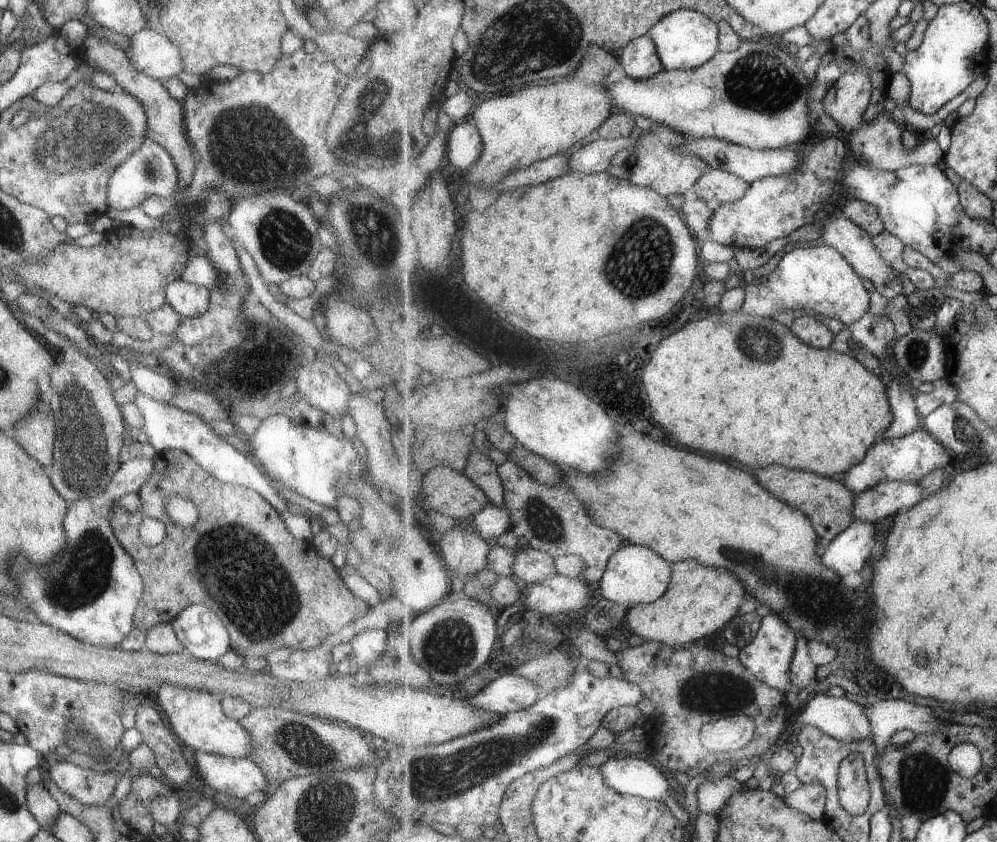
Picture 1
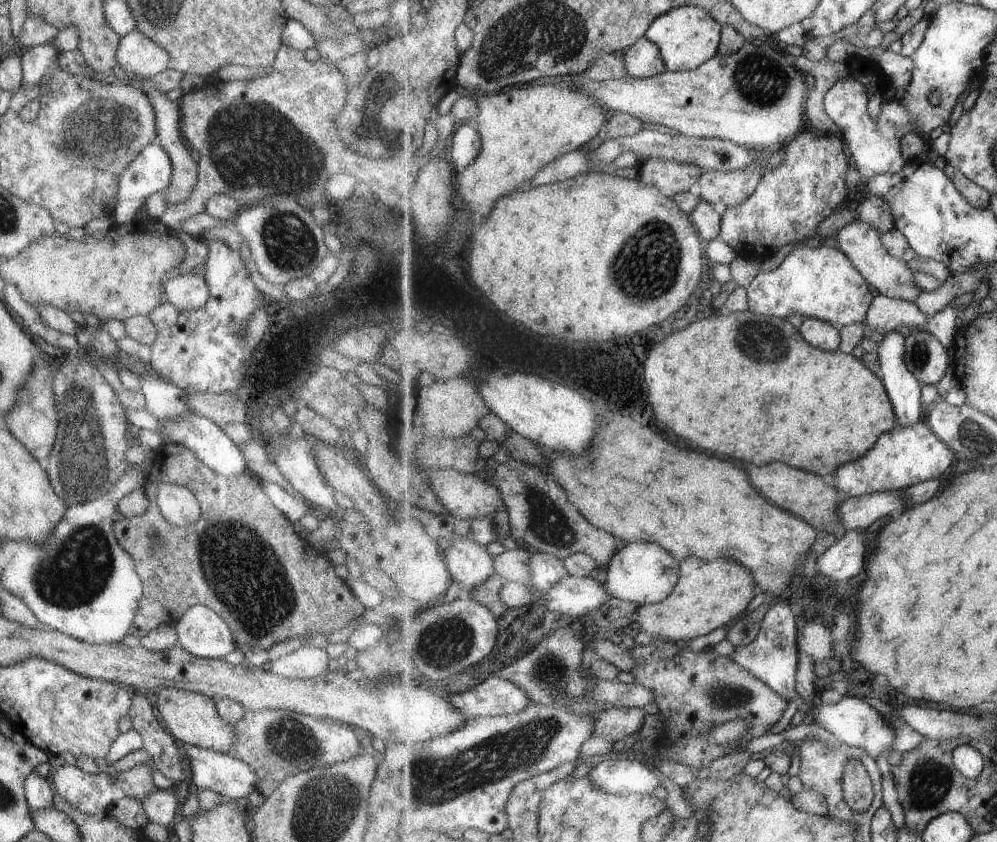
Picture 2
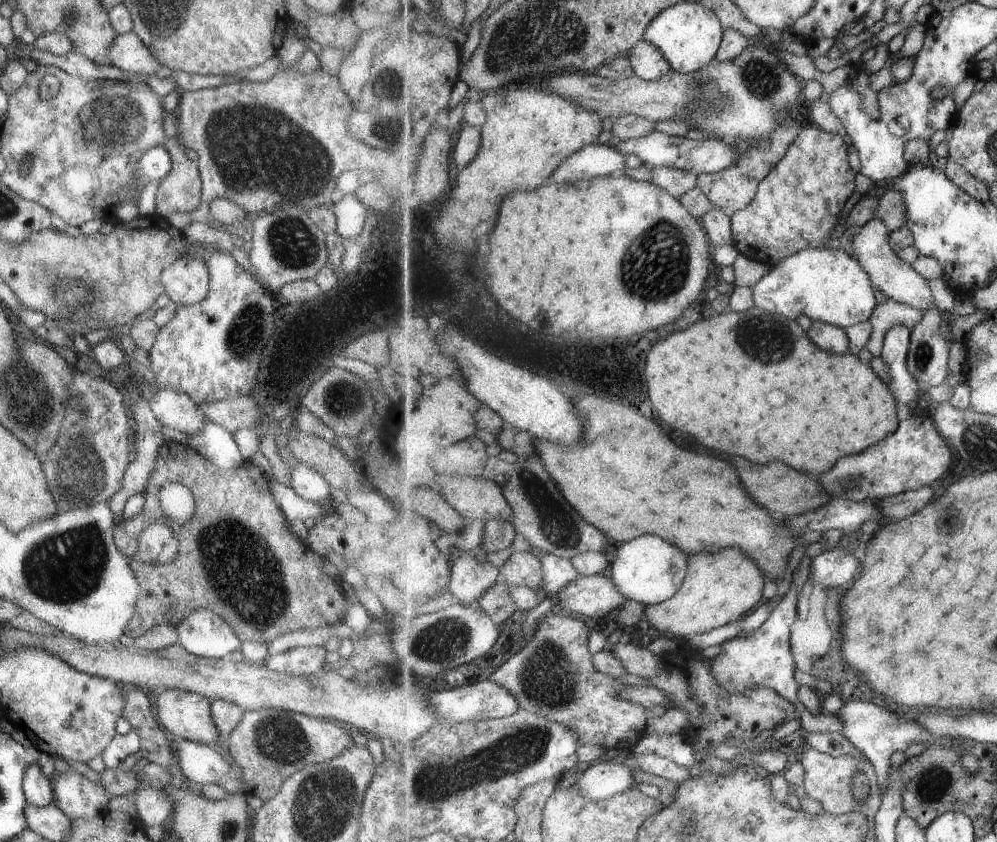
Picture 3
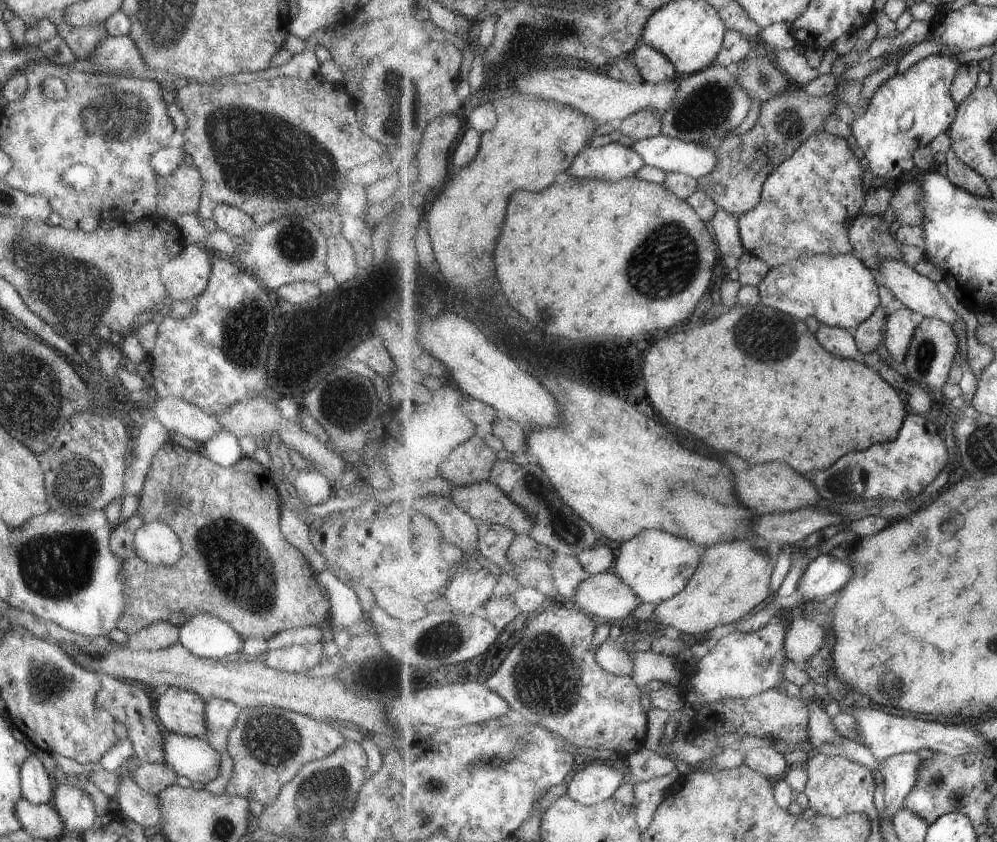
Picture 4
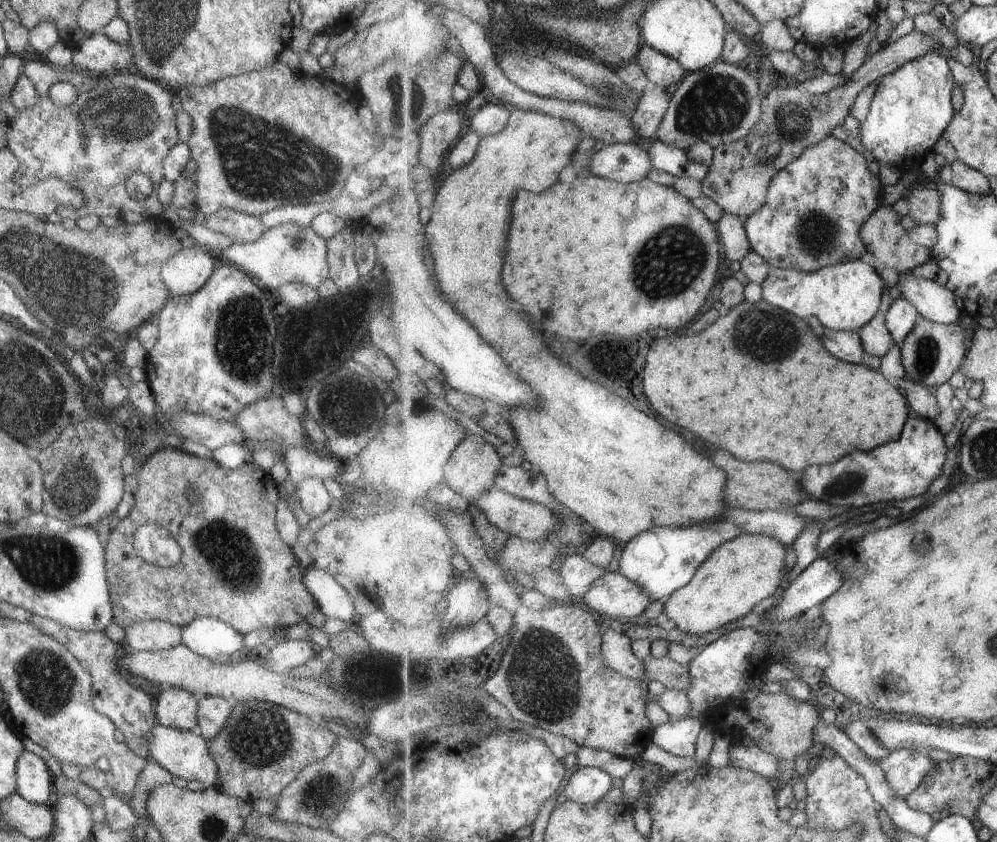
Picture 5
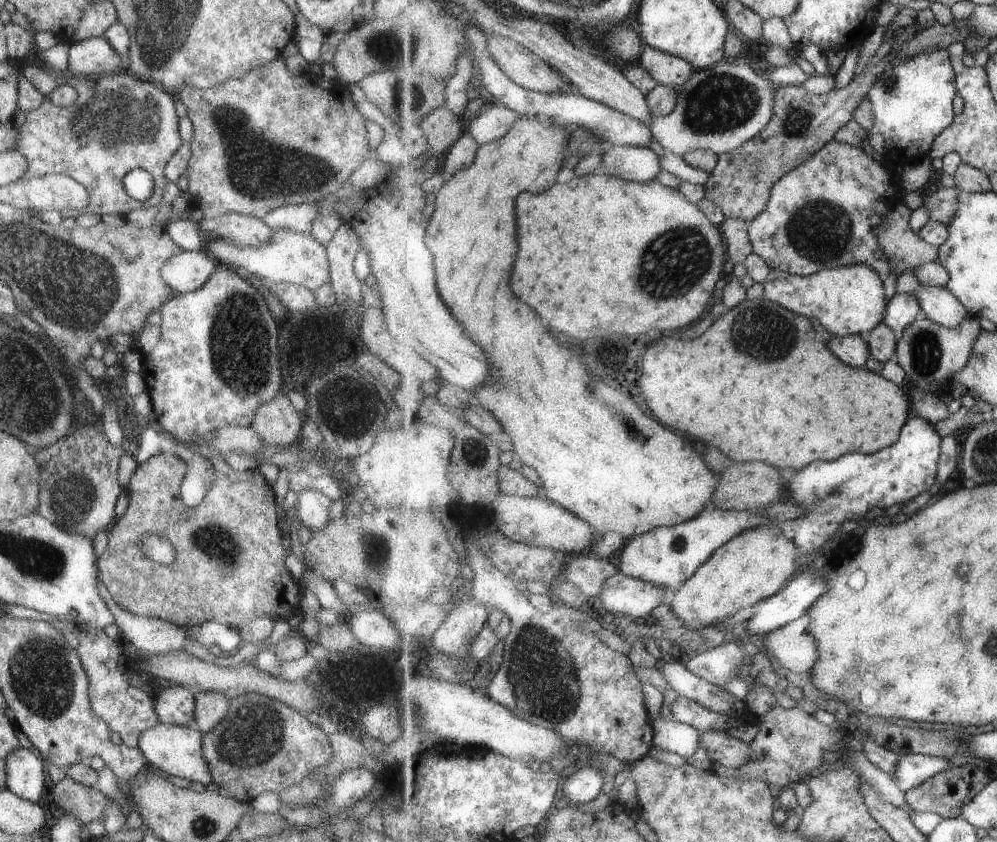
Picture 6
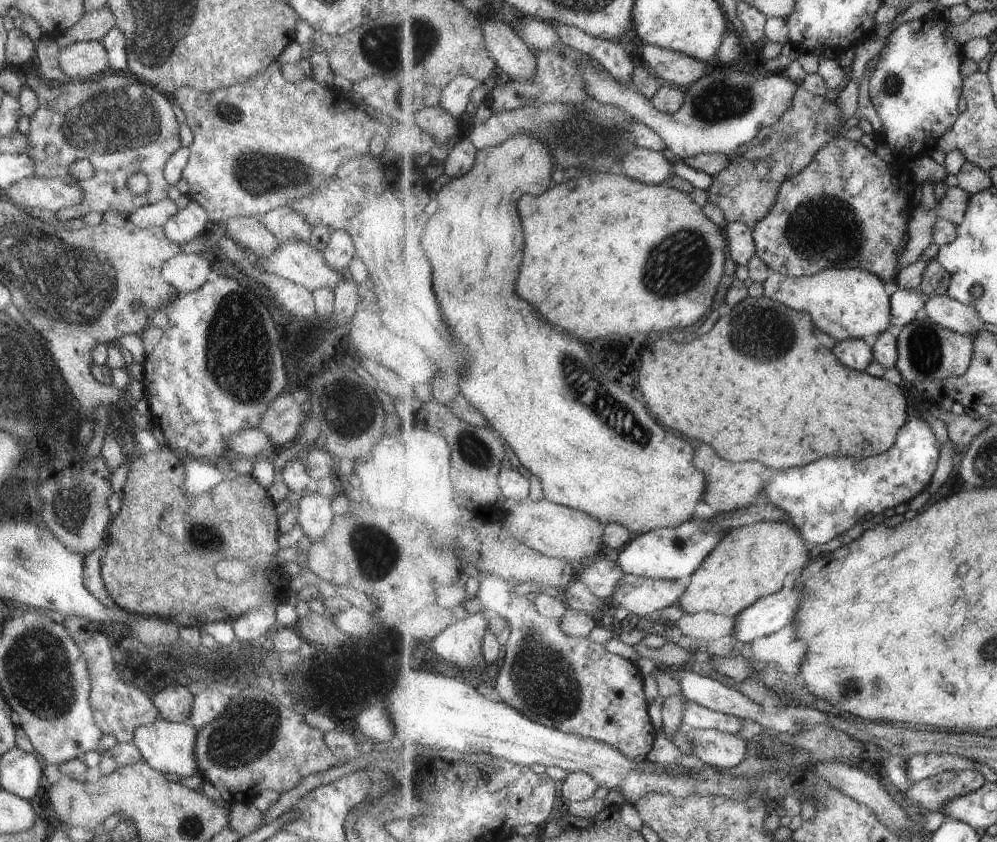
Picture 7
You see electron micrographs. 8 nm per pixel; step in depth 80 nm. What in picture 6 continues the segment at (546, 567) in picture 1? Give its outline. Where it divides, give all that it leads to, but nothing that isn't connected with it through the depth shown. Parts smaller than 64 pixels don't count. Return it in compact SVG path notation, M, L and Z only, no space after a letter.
M581 553L571 557L563 580L572 582L579 591L592 600L603 592L605 583L620 572L620 568L611 560L595 554Z

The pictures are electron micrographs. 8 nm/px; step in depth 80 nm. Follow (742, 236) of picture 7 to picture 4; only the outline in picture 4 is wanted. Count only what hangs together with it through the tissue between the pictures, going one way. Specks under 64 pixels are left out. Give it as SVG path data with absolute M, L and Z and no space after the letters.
M718 208L715 216L708 222L710 231L714 234L721 255L735 255L740 259L748 252L740 233L739 218Z

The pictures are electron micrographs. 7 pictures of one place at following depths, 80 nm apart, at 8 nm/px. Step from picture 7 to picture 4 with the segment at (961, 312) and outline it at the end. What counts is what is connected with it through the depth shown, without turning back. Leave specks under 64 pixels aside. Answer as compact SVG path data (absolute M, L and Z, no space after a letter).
M887 259L882 262L881 272L885 277L883 285L919 318L939 319L951 326L957 320L957 312L941 294L936 282L916 272L913 266Z

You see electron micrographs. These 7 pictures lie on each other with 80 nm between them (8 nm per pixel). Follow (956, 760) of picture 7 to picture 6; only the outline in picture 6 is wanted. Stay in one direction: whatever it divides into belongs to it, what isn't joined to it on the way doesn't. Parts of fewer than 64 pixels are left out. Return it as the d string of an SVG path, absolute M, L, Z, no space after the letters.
M913 753L899 757L896 774L893 778L898 782L899 788L906 793L951 767L951 760L948 760L947 757Z

